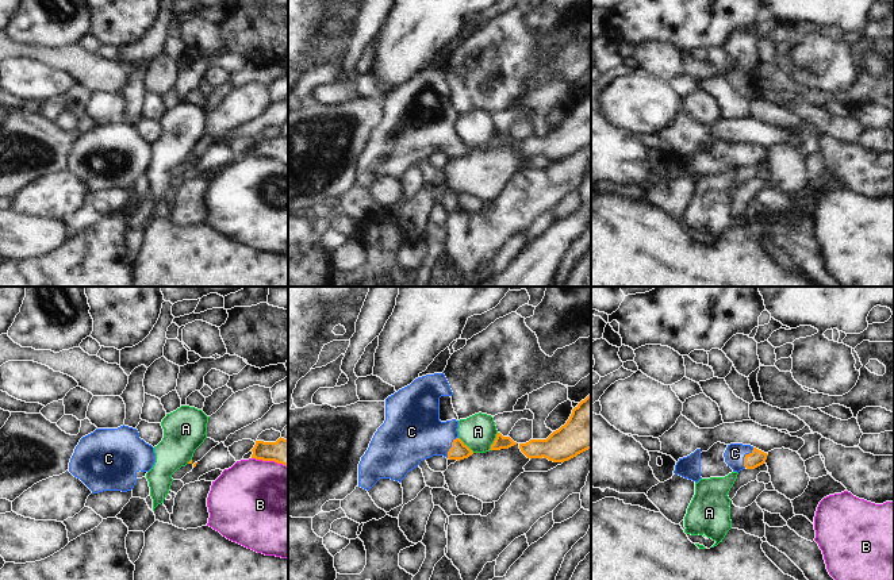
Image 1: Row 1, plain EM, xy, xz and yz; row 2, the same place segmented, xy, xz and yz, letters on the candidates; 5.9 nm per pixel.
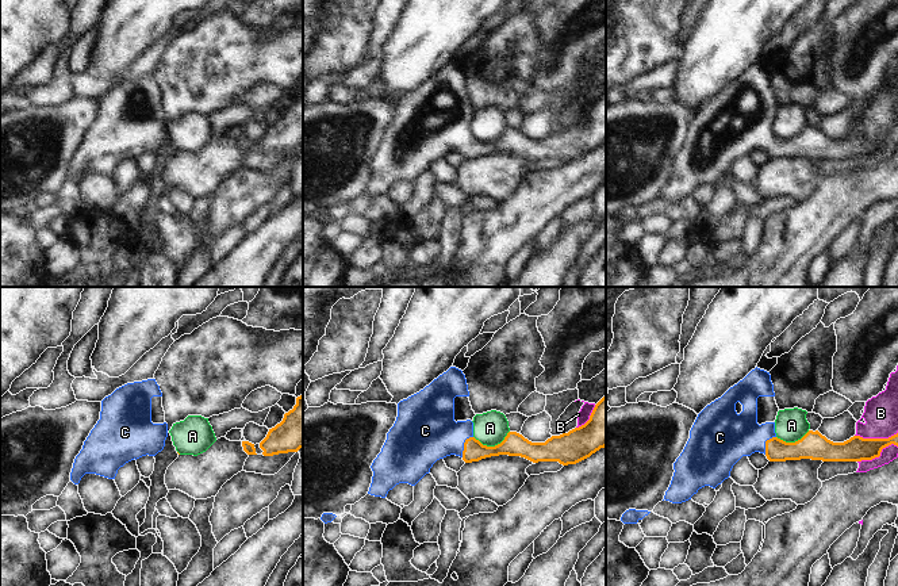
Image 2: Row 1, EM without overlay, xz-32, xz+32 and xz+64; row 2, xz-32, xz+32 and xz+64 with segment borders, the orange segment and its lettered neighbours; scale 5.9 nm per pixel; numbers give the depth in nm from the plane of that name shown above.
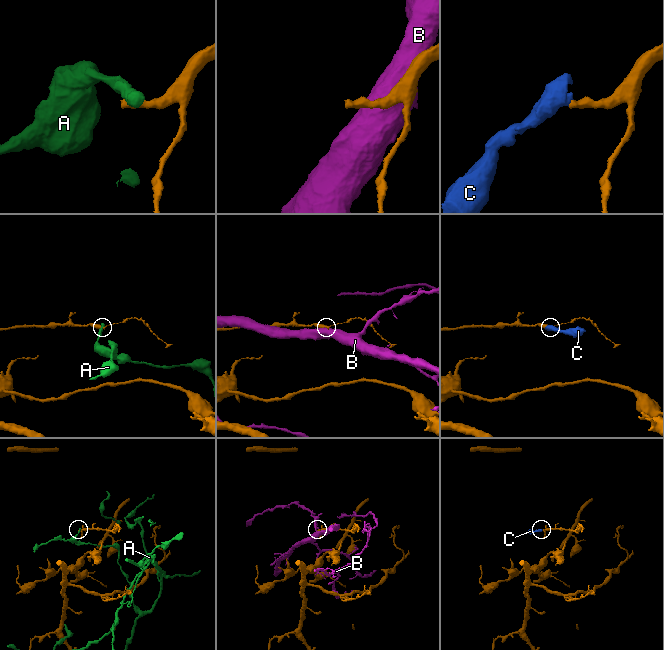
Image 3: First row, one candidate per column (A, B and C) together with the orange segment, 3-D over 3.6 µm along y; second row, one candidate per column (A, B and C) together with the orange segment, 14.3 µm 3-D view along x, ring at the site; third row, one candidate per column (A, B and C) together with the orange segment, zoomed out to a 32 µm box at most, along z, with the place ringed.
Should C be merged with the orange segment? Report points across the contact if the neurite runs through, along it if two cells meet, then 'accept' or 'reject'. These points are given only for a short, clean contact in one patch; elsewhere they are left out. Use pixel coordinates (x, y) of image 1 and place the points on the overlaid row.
runs through yz (758, 457), (744, 457), (735, 453); accept

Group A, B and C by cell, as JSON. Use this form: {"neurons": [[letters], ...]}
{"neurons": [["A"], ["B"], ["C"]]}

